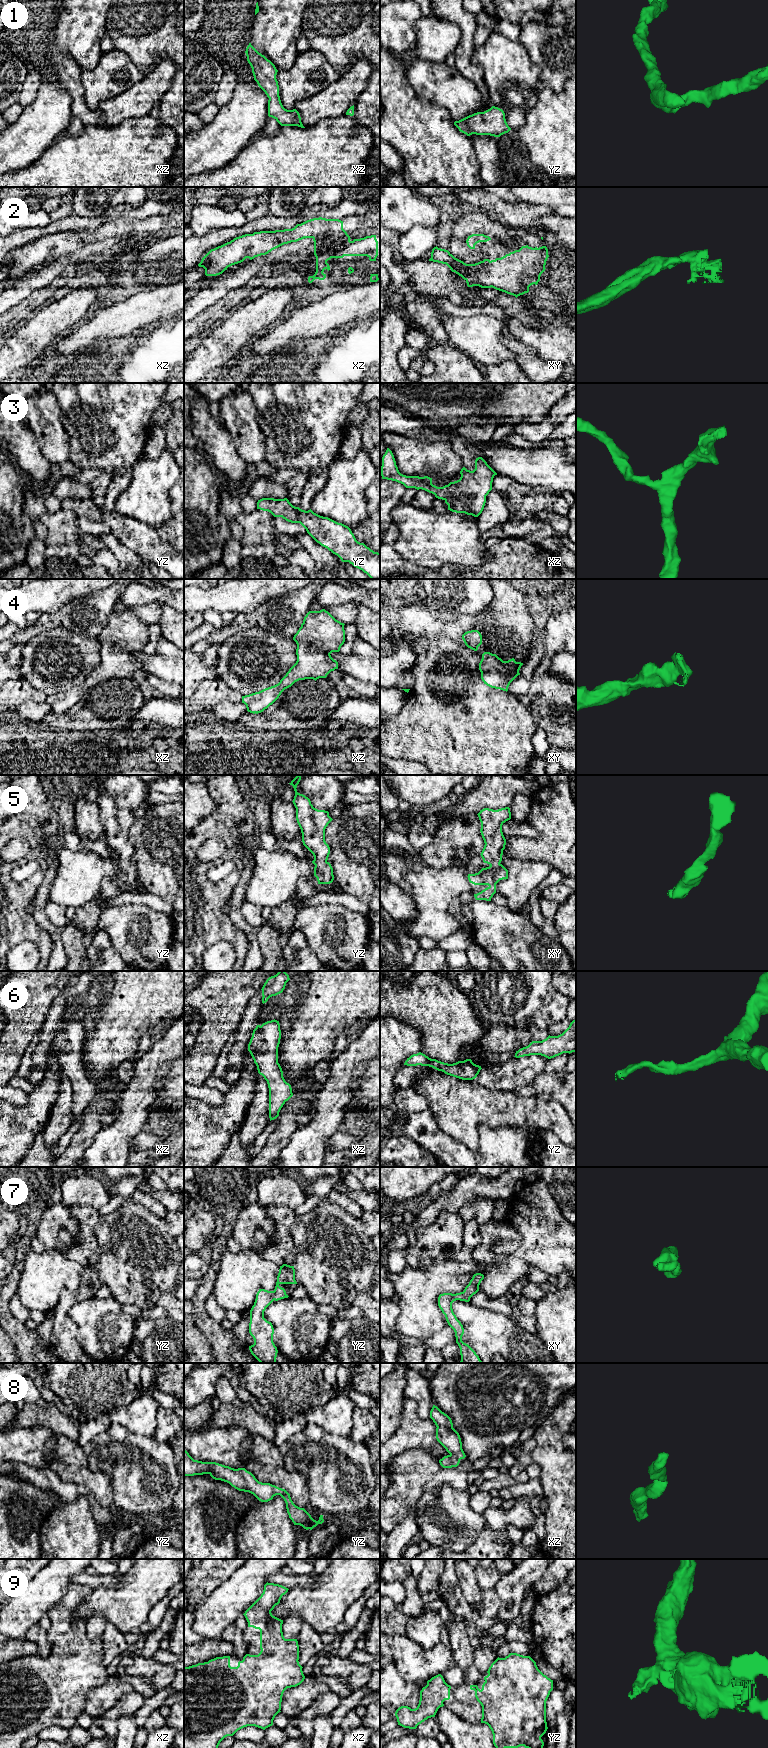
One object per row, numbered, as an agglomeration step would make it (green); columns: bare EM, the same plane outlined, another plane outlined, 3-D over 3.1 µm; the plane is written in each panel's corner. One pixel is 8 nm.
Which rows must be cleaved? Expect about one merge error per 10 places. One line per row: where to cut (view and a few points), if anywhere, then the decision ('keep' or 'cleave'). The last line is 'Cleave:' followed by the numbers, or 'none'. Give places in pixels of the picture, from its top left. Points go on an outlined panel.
1: cut none; keep
2: cut none; keep
3: cut none; keep
4: cut none; keep
5: cut none; keep
6: cut none; keep
7: cut none; keep
8: cut none; keep
9: cut none; keep
Cleave: none

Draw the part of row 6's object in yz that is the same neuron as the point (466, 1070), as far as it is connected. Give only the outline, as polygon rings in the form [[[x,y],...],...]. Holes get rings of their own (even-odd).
[[[419,1052],[417,1054],[411,1055],[405,1061],[404,1065],[407,1066],[429,1066],[438,1071],[442,1071],[447,1075],[462,1079],[462,1080],[473,1080],[477,1077],[481,1066],[476,1065],[471,1059],[466,1059],[464,1061],[458,1061],[453,1064],[444,1063],[436,1059],[431,1059],[425,1054]]]

